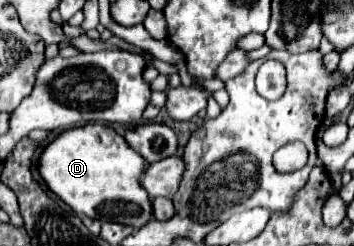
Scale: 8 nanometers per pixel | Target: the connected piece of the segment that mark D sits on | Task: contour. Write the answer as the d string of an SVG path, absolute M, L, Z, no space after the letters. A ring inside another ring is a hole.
M87 124L65 130L57 136L39 158L39 172L47 188L67 202L77 214L85 214L95 220L111 220L133 230L153 220L151 198L141 188L141 176L147 170L147 162L135 152L121 134L103 124ZM105 132L109 142L103 140Z

